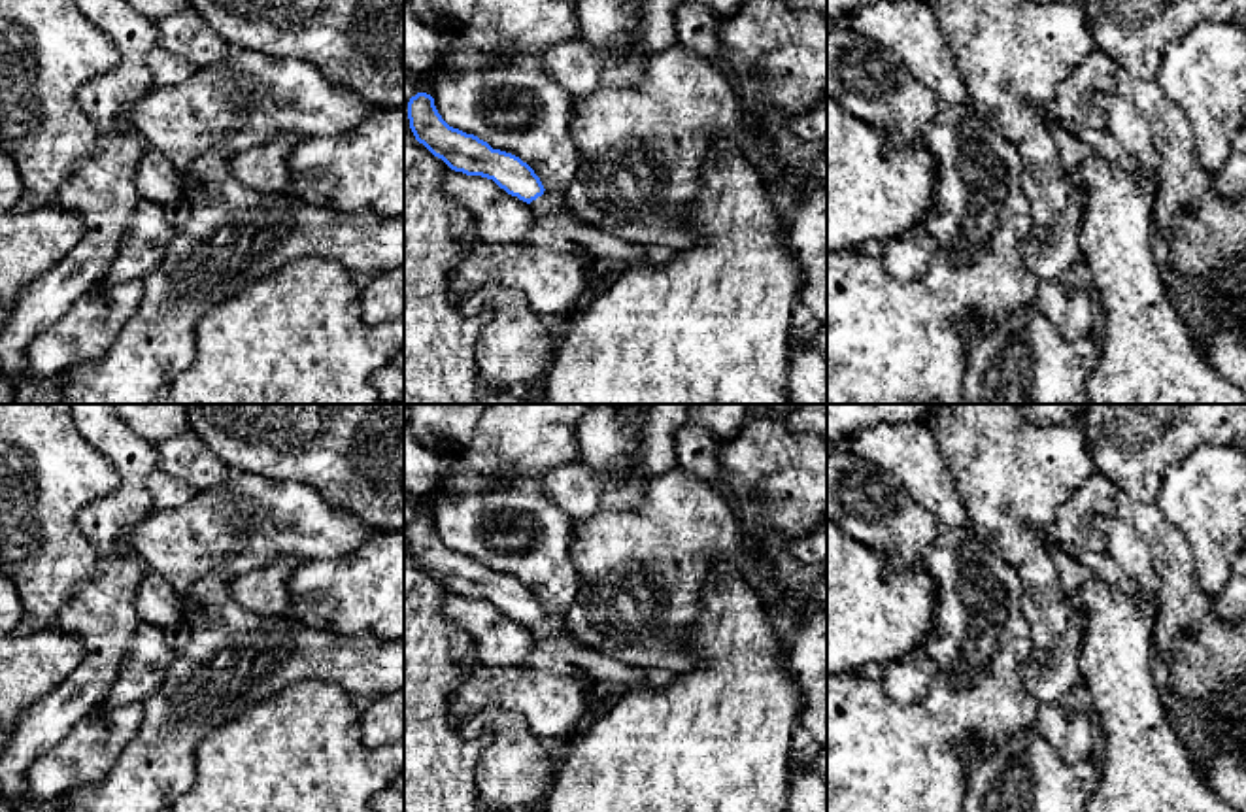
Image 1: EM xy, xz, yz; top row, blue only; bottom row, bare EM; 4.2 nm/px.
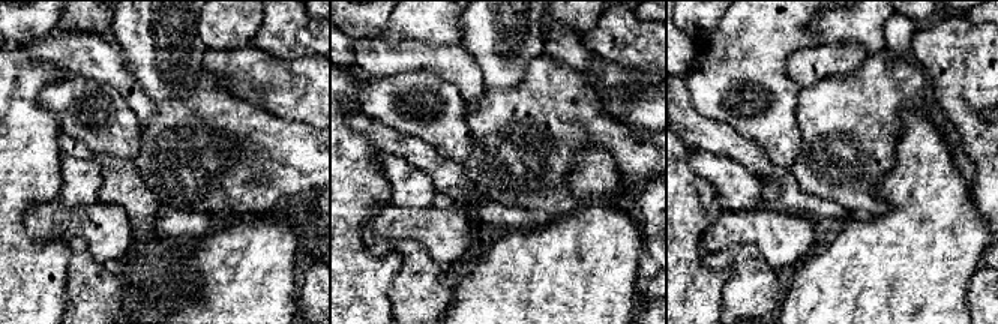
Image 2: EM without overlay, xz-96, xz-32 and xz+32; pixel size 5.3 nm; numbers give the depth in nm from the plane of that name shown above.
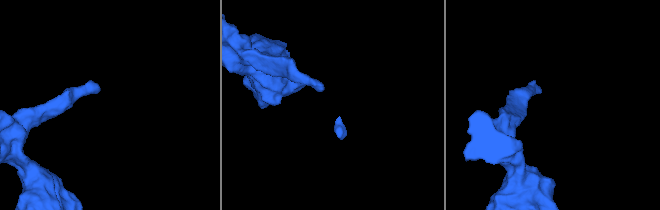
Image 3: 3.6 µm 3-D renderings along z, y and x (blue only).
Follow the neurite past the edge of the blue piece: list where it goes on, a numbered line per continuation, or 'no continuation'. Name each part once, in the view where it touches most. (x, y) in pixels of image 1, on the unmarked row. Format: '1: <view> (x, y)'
1: xz (554, 624)

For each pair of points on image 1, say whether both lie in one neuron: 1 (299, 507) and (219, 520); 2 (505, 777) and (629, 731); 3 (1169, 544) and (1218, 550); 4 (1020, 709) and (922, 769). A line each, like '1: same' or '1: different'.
1: same
2: different
3: different
4: same

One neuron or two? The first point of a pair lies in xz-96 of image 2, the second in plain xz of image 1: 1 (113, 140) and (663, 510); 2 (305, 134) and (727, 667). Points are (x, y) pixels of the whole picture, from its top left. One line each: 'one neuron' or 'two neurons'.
1: two neurons
2: two neurons

